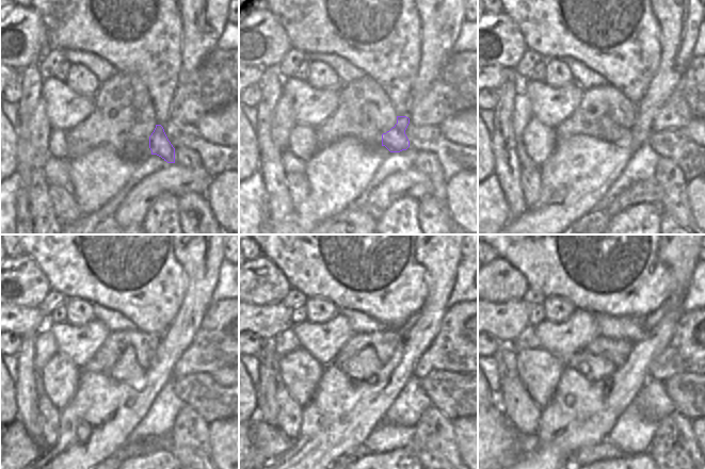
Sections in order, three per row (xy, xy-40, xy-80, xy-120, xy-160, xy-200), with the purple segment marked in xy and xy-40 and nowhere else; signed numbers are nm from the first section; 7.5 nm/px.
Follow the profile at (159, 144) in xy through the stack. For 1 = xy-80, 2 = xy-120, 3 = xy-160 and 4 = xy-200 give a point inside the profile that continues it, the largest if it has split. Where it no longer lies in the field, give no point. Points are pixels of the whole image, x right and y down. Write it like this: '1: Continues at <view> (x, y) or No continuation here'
1: Continues at xy-80 (621, 136)
2: Continues at xy-120 (127, 368)
3: Continues at xy-160 (365, 365)
4: Continues at xy-200 (592, 367)

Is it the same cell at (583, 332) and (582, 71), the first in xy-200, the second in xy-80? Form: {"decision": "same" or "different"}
{"decision": "different"}

